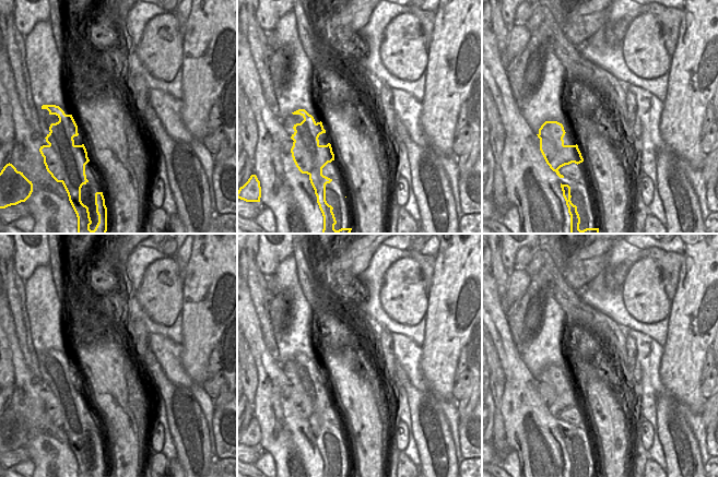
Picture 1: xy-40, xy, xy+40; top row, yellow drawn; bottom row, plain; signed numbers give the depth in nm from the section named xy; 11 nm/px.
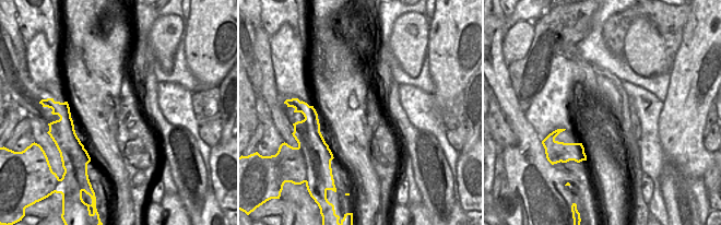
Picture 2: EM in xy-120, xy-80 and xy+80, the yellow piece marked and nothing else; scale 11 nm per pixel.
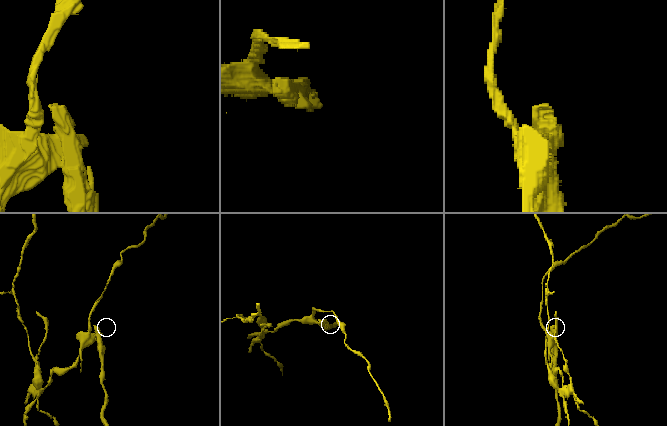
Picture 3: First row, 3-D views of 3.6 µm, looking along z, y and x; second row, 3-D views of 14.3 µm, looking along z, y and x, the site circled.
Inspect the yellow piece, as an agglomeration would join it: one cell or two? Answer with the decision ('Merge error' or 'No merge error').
Merge error

